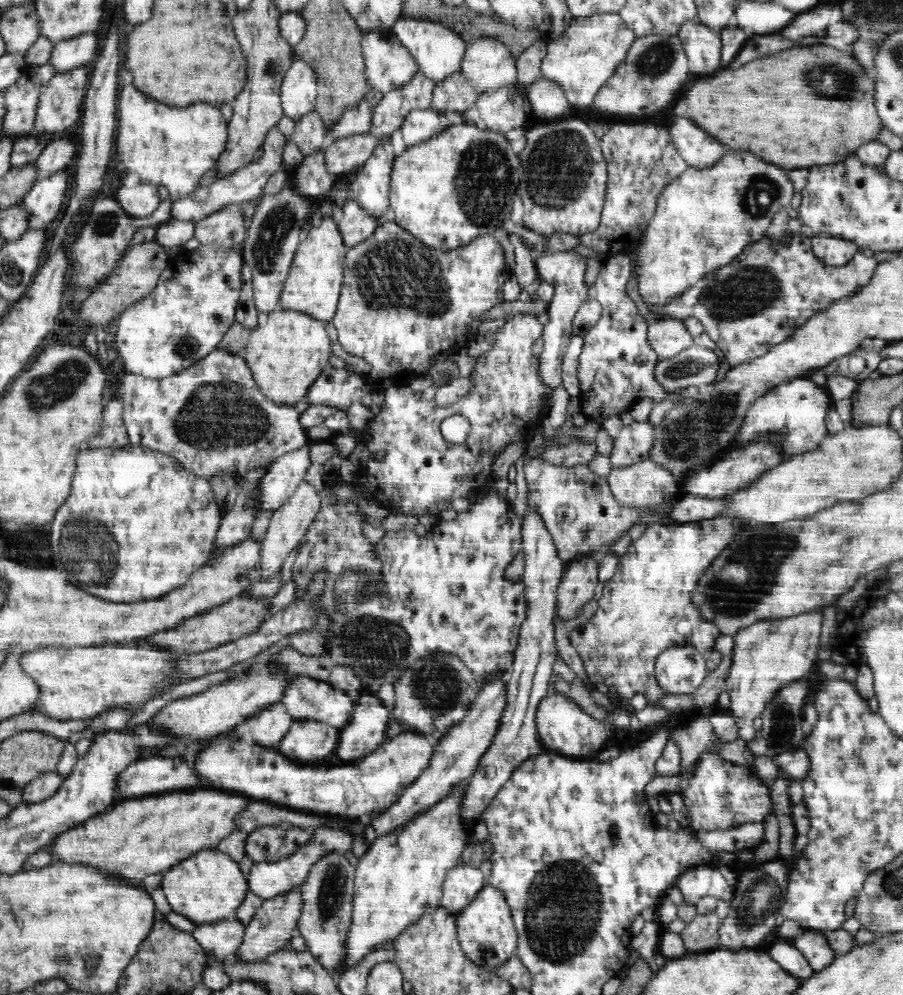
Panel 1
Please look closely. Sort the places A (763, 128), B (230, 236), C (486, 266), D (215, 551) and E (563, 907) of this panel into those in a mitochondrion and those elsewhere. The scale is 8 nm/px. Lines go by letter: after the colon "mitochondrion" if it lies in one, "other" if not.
A: other
B: mitochondrion
C: other
D: other
E: mitochondrion

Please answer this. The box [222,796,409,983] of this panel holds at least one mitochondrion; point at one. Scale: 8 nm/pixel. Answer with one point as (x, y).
(334, 884)

